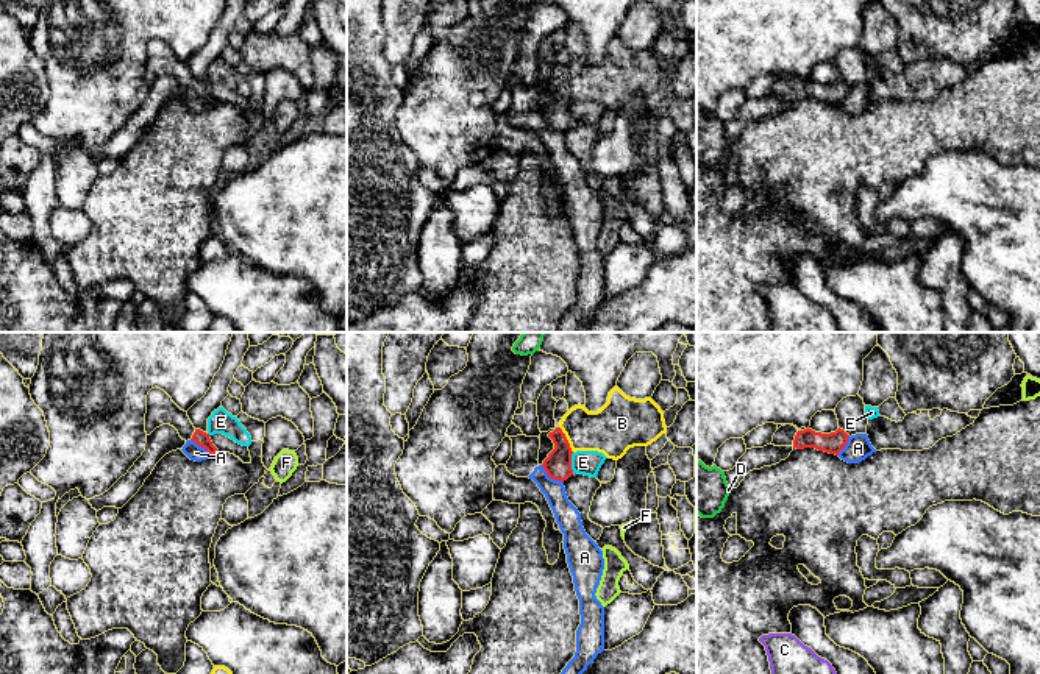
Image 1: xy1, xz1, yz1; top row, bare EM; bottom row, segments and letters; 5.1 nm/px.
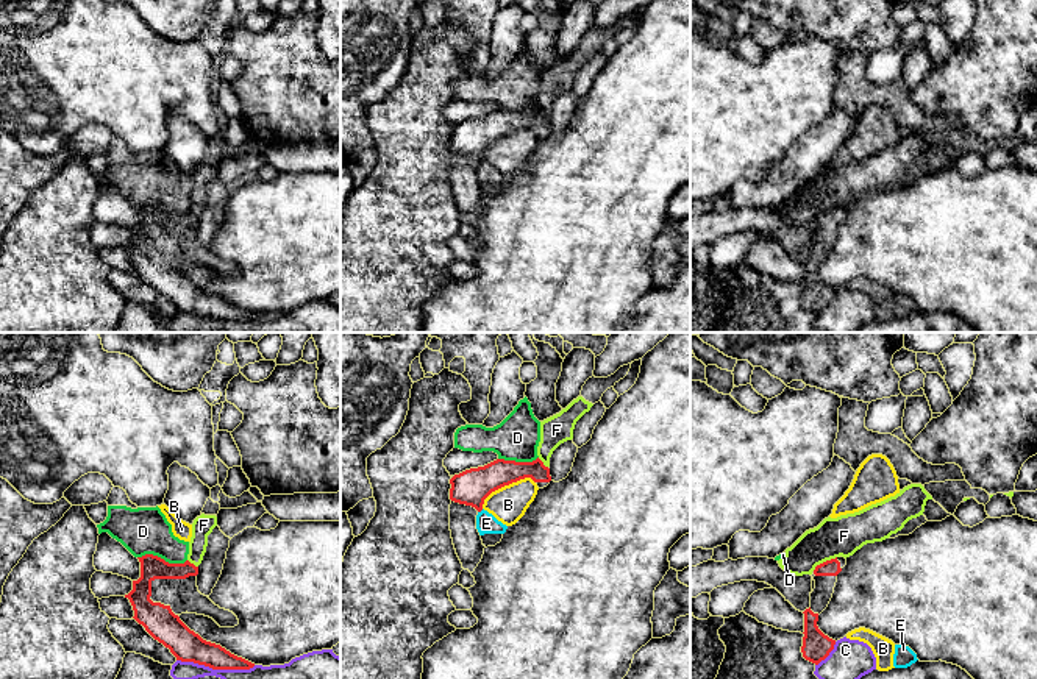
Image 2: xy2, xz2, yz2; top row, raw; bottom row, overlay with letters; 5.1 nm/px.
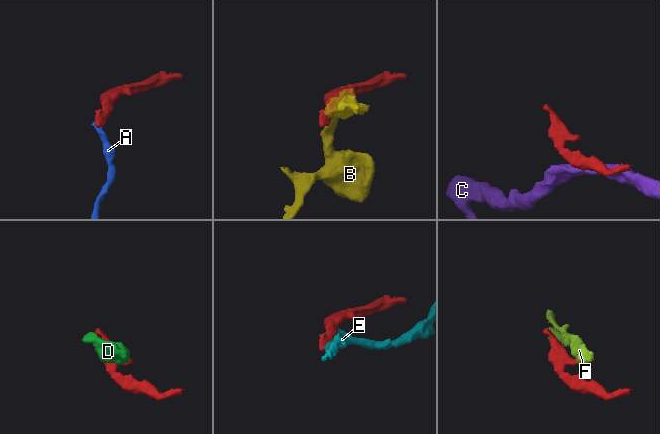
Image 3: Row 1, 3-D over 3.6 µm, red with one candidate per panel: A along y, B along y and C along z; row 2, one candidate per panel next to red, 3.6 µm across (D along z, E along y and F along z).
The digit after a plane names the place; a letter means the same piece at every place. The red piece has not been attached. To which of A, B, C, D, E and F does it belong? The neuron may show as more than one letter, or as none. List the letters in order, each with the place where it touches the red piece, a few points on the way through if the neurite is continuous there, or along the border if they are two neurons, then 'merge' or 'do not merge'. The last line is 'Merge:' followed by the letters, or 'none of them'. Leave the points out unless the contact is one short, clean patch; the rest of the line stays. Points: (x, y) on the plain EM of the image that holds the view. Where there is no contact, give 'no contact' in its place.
A: contact xz1 (552, 128); border xz1 (541, 116), (552, 128), (562, 133); do not merge
B: contact xz2 (505, 135); do not merge
C: contact yz2 (828, 305); do not merge
D: contact xy2 (163, 209); border xy2 (138, 206), (156, 205), (169, 213), (186, 211); do not merge
E: contact xz1 (570, 113); do not merge
F: contact yz2 (823, 213); border yz2 (836, 206), (820, 213), (812, 220); do not merge
Merge: none of them

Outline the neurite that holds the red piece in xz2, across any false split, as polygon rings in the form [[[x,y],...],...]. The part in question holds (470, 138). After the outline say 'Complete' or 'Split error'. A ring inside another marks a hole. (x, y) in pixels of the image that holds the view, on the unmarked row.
[[[537,108],[533,112],[497,109],[484,117],[470,119],[450,130],[450,150],[483,161],[484,150],[495,140],[531,128],[534,133],[550,133],[550,119]]]. Complete

